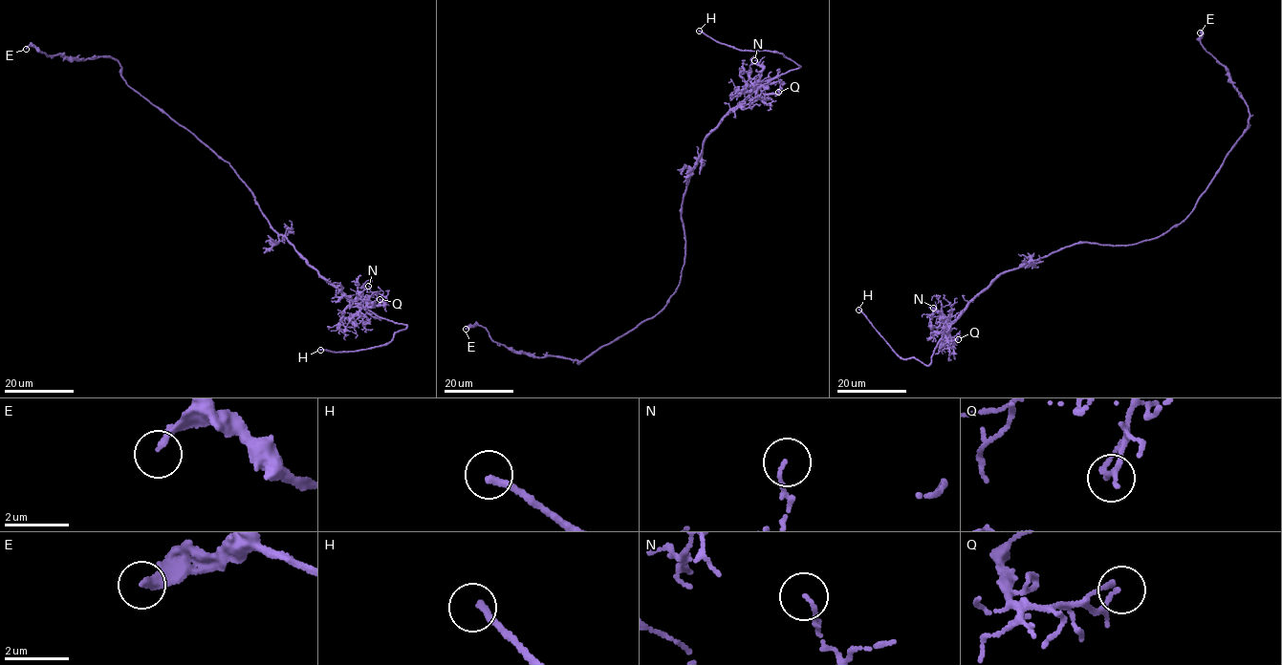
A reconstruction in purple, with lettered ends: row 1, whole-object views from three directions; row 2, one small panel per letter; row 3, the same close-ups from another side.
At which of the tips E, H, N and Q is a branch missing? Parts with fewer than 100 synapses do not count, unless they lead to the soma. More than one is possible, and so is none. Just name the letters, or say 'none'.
H

